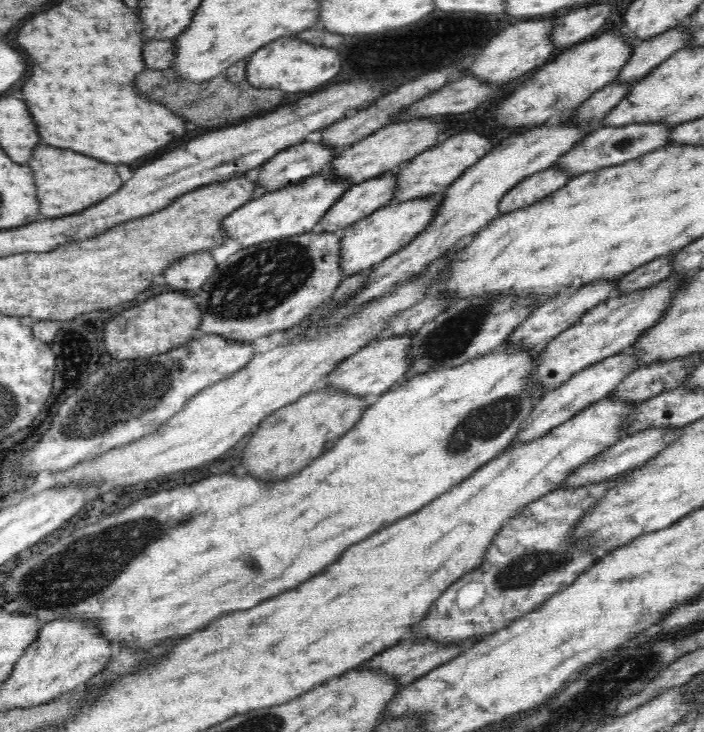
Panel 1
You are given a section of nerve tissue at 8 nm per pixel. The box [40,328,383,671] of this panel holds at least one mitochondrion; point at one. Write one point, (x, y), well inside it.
(149, 381)

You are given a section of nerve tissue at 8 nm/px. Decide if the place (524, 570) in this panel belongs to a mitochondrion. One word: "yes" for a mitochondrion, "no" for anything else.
yes

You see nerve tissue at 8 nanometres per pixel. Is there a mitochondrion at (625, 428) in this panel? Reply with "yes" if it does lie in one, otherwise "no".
no

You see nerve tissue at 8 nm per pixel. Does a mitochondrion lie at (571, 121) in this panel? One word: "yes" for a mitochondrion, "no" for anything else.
no

